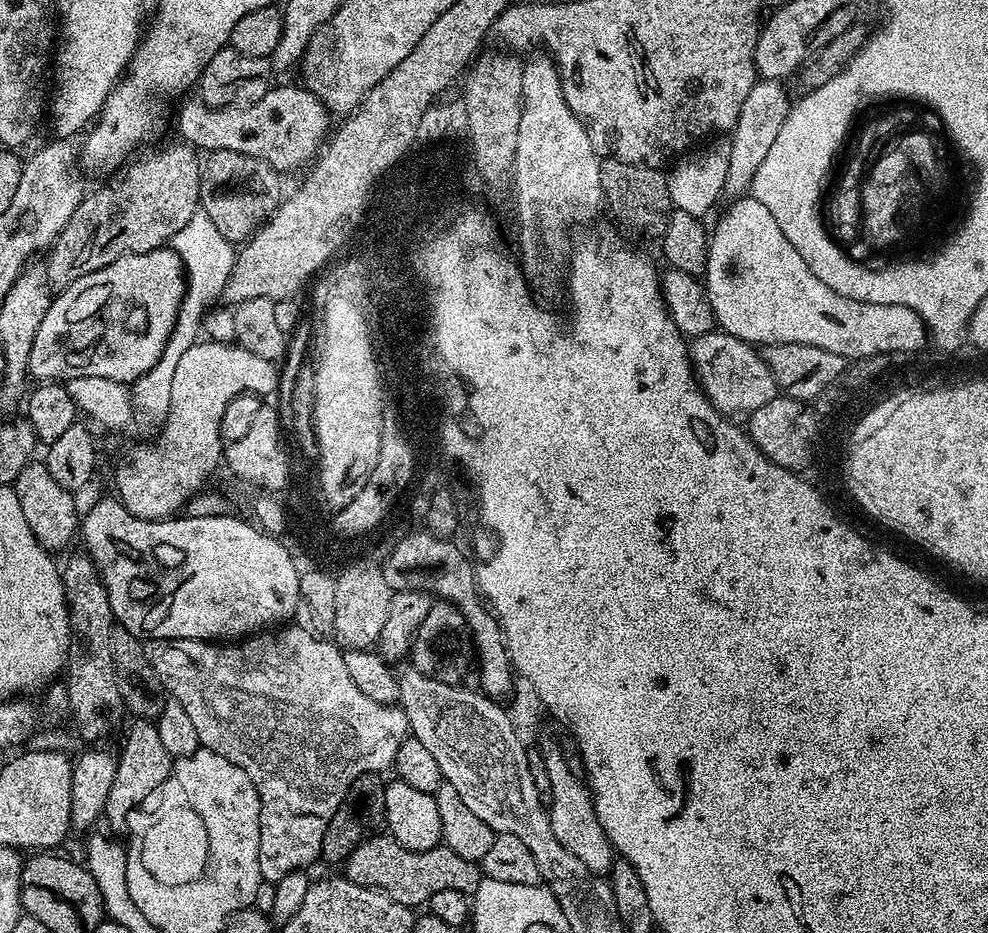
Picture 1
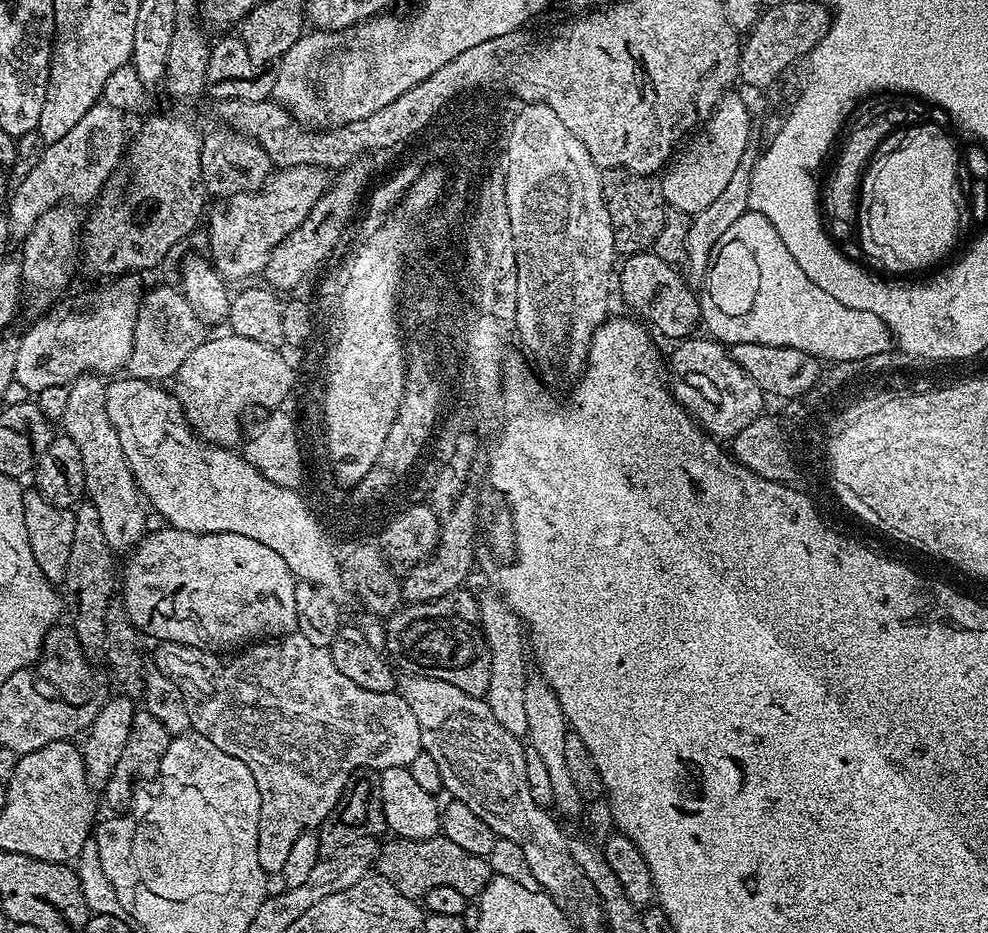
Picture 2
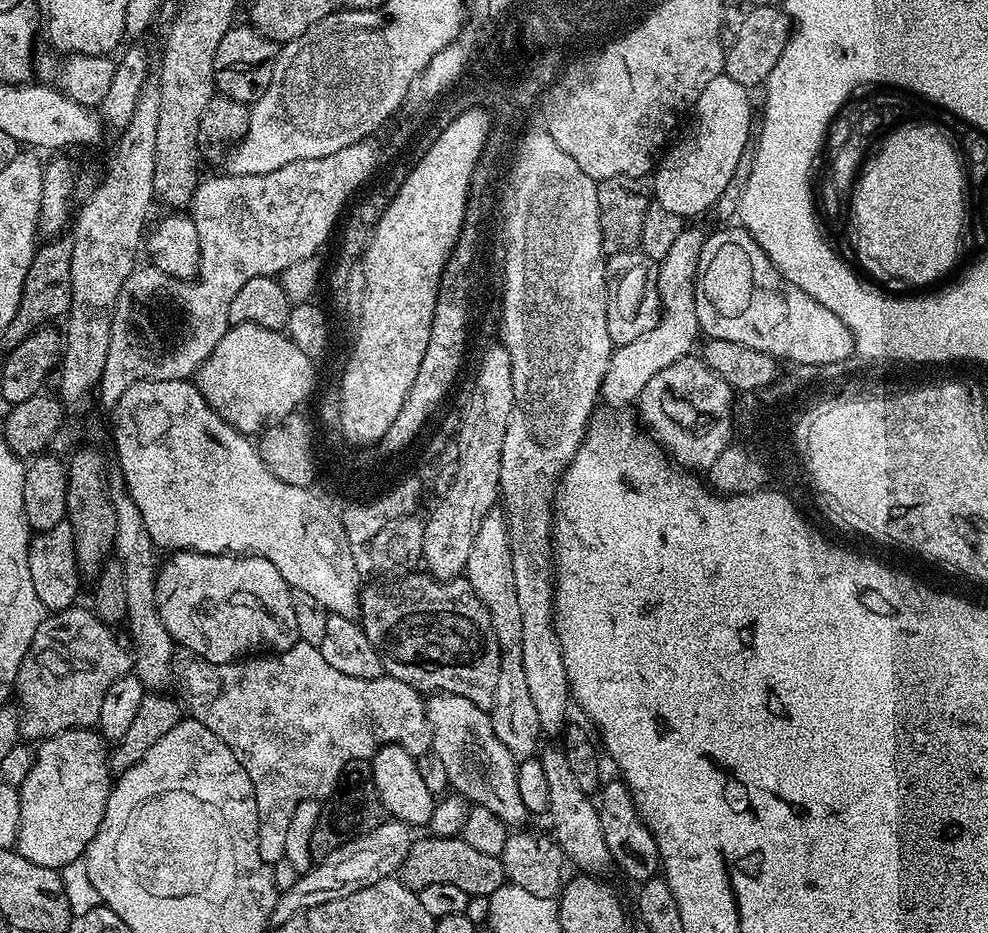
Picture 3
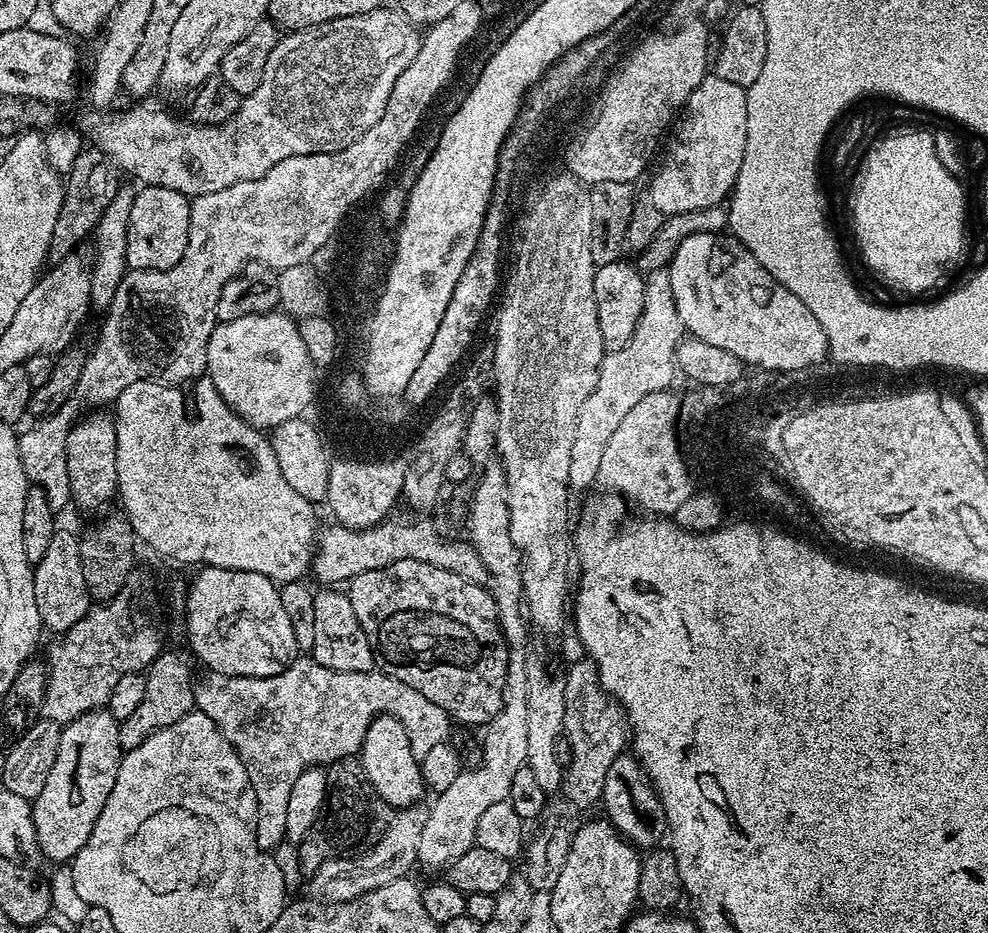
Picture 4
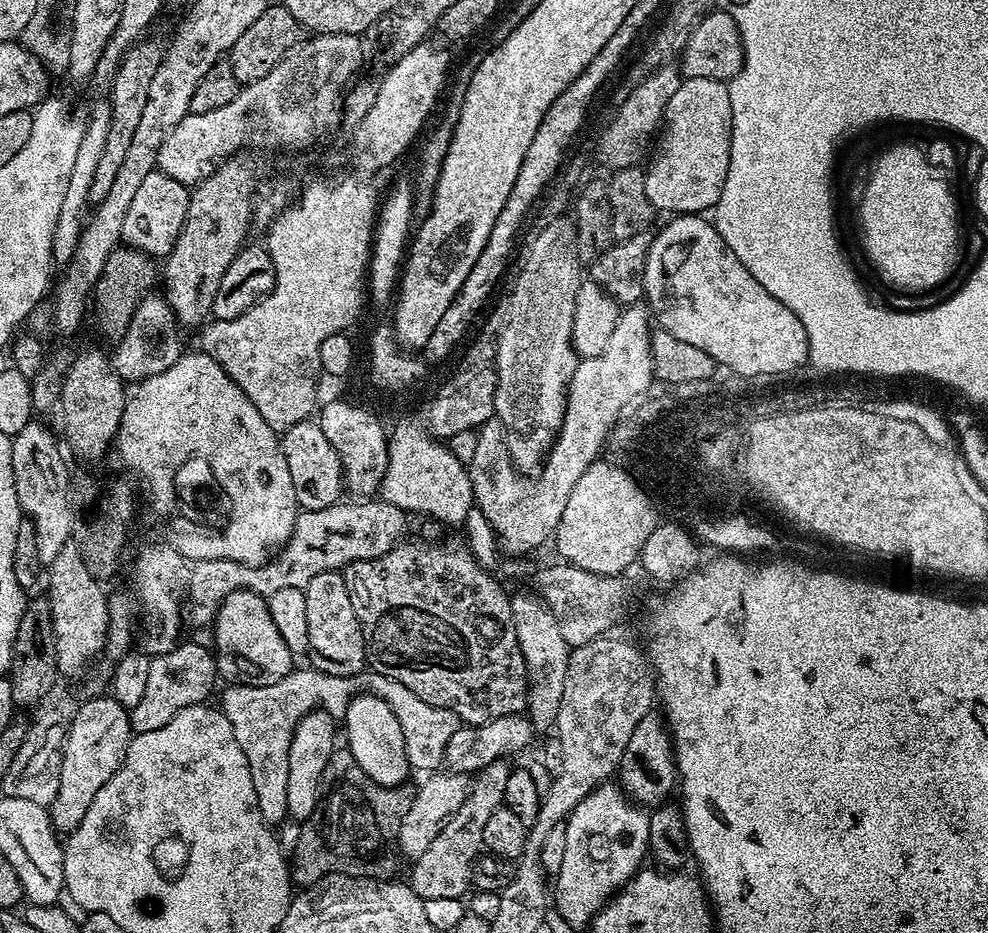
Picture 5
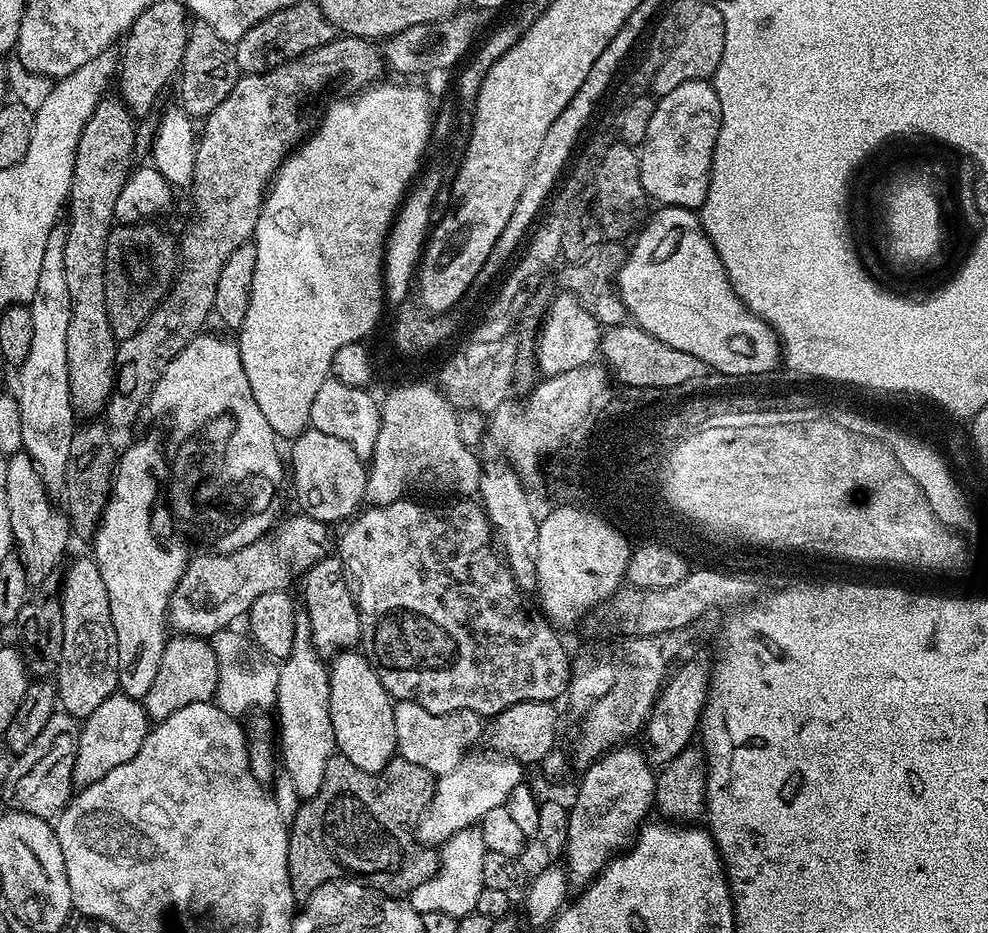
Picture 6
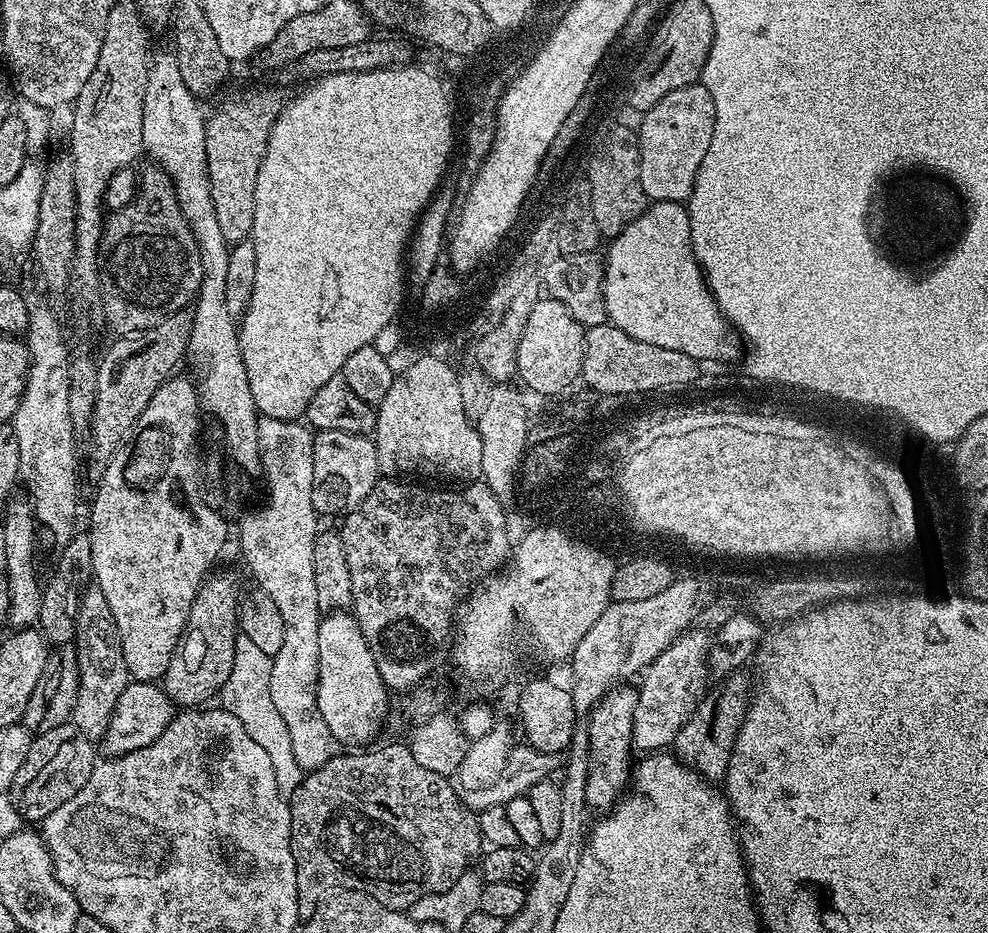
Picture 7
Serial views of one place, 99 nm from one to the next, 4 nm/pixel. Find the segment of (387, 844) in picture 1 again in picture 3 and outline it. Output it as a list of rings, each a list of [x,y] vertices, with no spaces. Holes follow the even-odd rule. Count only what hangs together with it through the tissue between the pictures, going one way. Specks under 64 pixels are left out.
[[[425,835],[425,840],[413,839],[412,849],[400,866],[398,879],[408,888],[419,890],[422,886],[430,886],[430,882],[450,882],[466,890],[470,896],[492,896],[498,890],[506,877],[500,857],[490,854],[478,854],[474,846],[470,846],[455,836]]]

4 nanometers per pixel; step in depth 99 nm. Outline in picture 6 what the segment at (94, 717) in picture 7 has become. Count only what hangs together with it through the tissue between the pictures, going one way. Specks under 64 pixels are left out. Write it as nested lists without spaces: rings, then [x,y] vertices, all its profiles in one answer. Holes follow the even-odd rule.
[[[91,555],[80,556],[68,569],[62,572],[60,601],[62,602],[62,646],[58,665],[58,704],[65,713],[83,722],[87,716],[94,714],[106,698],[110,698],[120,687],[118,682],[118,642],[114,634],[114,622],[110,618],[110,598],[106,598],[106,582],[102,582],[102,574],[98,570],[95,559]]]

